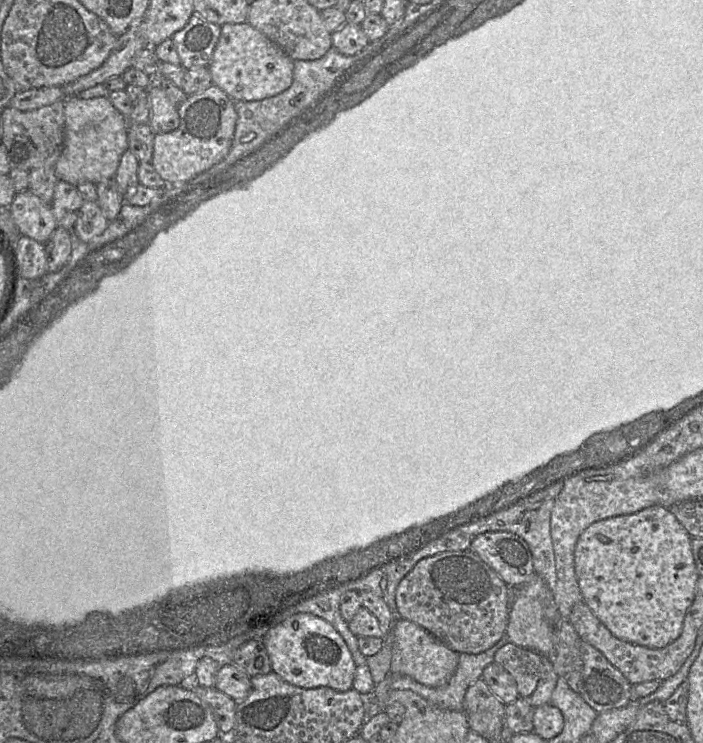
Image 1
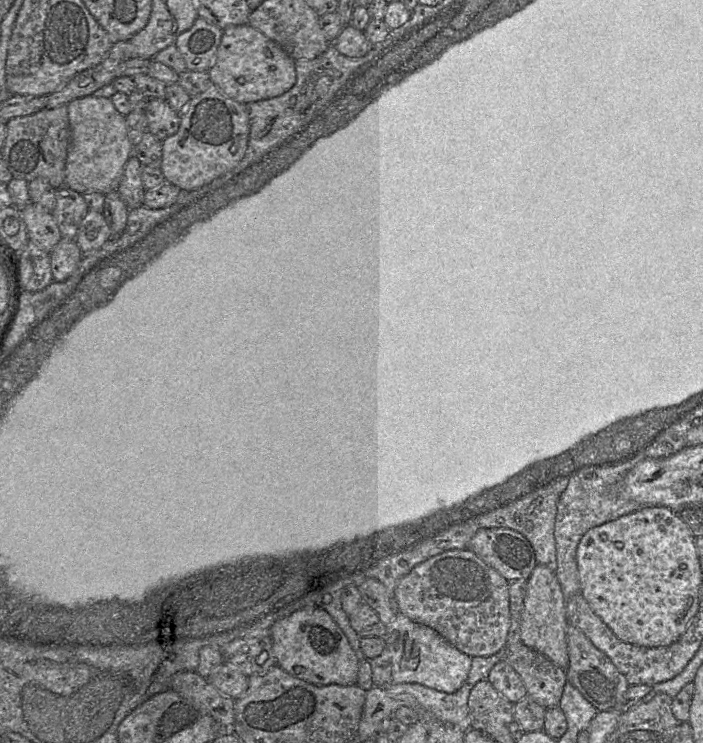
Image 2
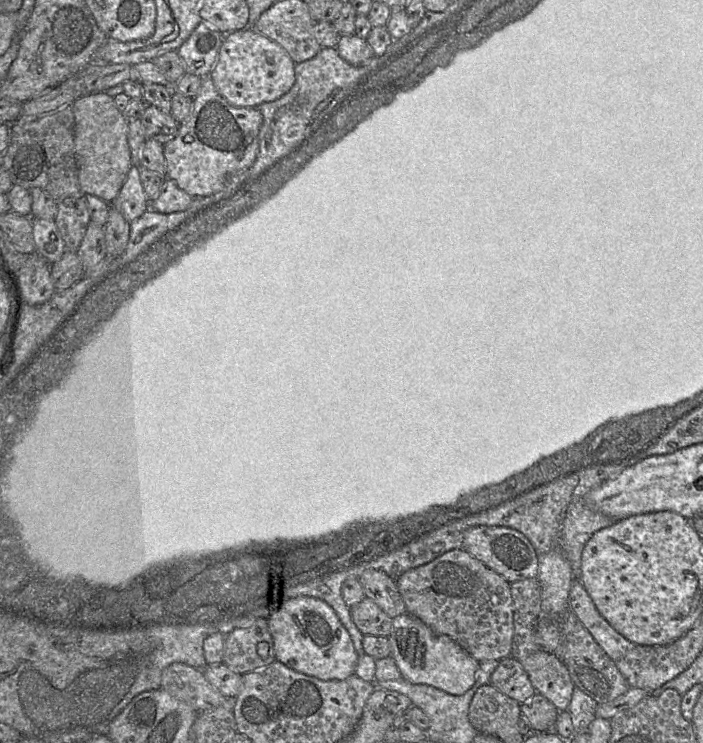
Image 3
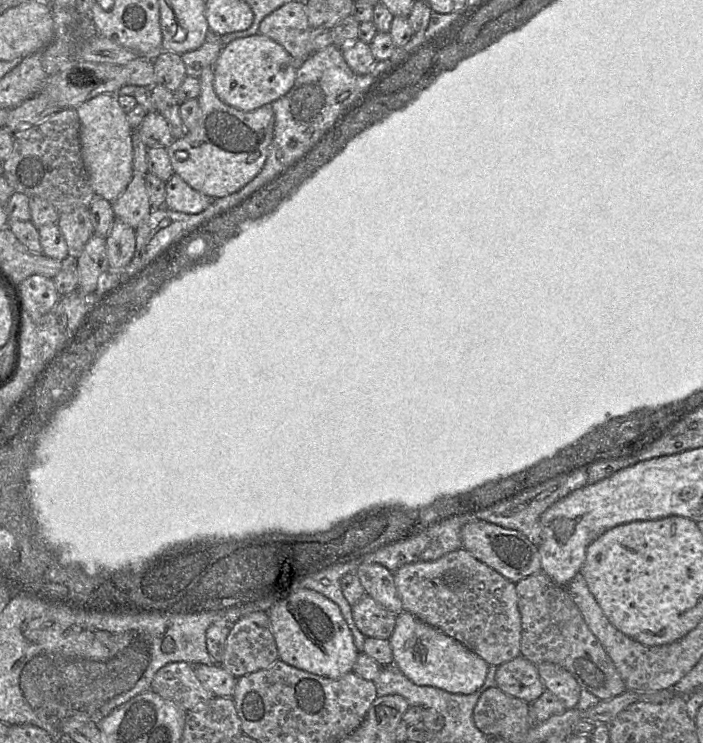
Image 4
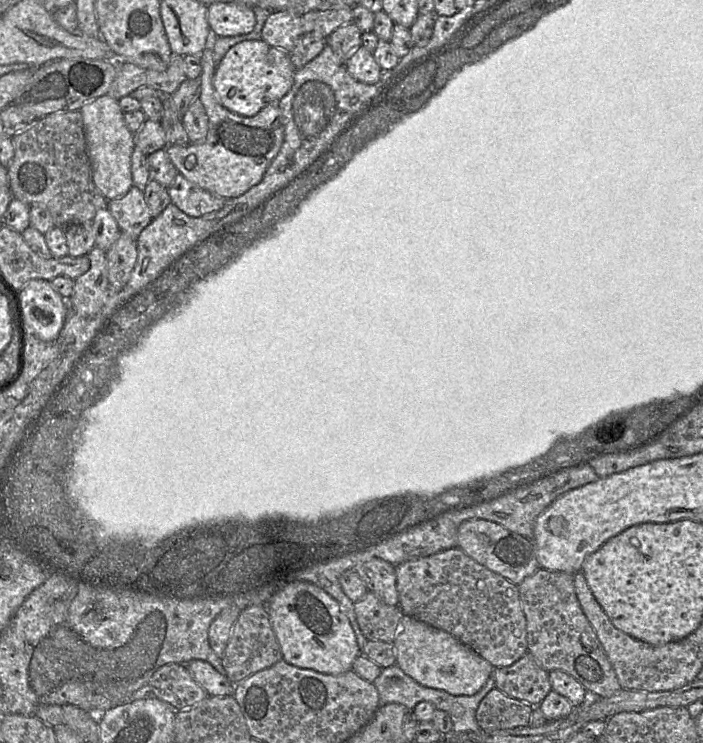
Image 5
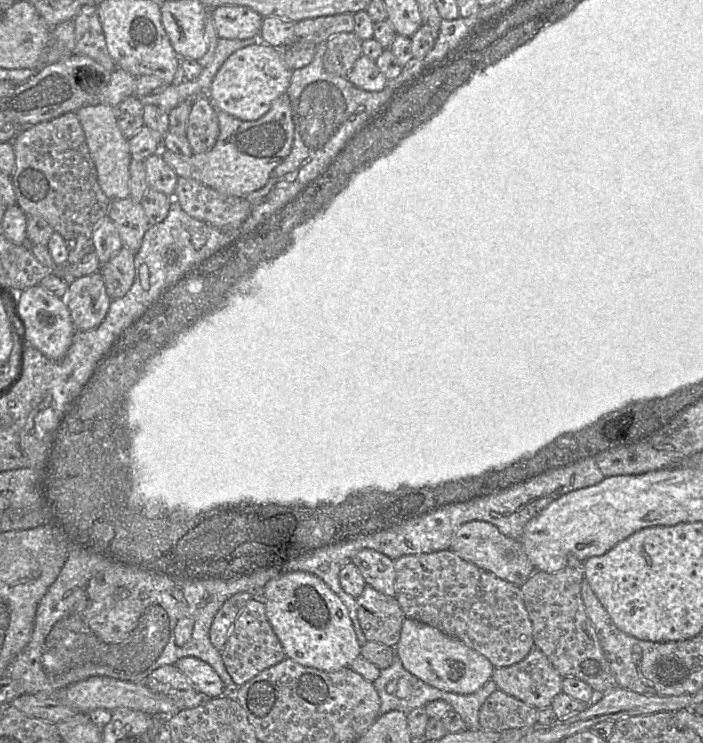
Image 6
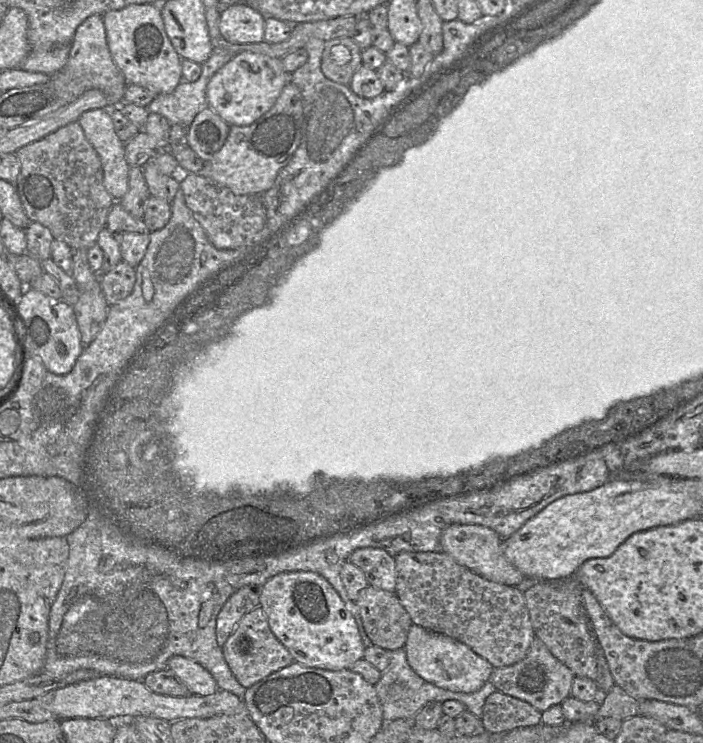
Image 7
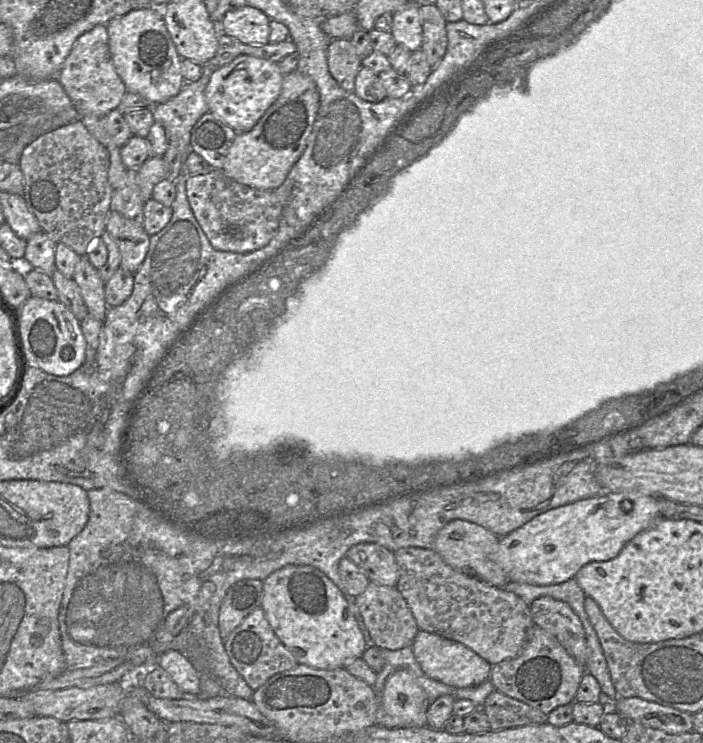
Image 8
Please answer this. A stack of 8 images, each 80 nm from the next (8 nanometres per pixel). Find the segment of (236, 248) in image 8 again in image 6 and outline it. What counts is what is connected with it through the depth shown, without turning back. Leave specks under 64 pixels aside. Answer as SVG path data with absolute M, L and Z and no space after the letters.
M178 177L173 197L191 217L222 229L238 229L251 212L243 197L229 196L192 178Z

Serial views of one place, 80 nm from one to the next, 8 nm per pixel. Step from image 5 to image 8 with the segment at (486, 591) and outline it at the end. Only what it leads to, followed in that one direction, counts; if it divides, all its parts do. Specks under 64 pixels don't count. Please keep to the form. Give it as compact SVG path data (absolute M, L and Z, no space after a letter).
M401 548L394 553L396 588L406 601L420 631L437 634L468 647L491 666L517 657L534 626L529 607L514 593L490 586L447 565L432 549Z

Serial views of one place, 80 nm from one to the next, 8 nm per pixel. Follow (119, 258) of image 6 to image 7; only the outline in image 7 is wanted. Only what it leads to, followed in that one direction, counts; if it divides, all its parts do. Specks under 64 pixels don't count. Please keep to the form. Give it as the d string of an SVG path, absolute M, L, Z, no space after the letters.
M121 260L112 270L100 276L101 289L109 306L125 299L132 292L135 269Z

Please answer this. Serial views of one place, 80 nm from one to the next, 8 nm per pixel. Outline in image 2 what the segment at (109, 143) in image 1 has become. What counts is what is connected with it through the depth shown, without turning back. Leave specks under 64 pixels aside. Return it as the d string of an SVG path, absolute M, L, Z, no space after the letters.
M85 96L67 104L70 124L70 145L65 167L65 185L81 193L117 191L125 165L133 155L126 117L114 106L111 98Z

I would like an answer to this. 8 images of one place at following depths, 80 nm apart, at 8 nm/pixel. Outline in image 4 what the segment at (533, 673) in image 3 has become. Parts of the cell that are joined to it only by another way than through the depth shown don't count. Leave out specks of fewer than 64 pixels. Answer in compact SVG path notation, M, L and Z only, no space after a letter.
M542 662L536 667L545 691L553 693L567 709L576 708L581 687L574 677L563 667L551 662Z

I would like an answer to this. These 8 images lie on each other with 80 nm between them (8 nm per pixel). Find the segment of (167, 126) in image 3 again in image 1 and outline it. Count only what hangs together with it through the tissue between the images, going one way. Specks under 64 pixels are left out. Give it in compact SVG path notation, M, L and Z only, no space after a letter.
M156 83L146 90L150 102L149 125L154 134L176 130L180 123L178 106L170 101L166 93Z

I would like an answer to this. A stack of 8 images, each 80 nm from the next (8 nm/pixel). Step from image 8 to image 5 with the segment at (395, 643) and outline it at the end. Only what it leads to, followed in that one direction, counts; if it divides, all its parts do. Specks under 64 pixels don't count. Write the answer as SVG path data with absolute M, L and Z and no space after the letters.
M367 591L354 603L354 612L359 629L367 640L393 643L403 617L399 606L389 606Z

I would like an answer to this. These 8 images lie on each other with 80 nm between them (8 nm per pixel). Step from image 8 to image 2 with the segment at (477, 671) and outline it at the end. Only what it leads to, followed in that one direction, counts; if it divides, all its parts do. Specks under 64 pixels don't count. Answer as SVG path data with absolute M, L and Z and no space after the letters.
M397 613L393 621L386 625L386 635L382 638L385 639L386 648L390 654L392 683L418 683L450 694L458 691L467 680L472 657L460 652L428 626L414 622L405 615Z

